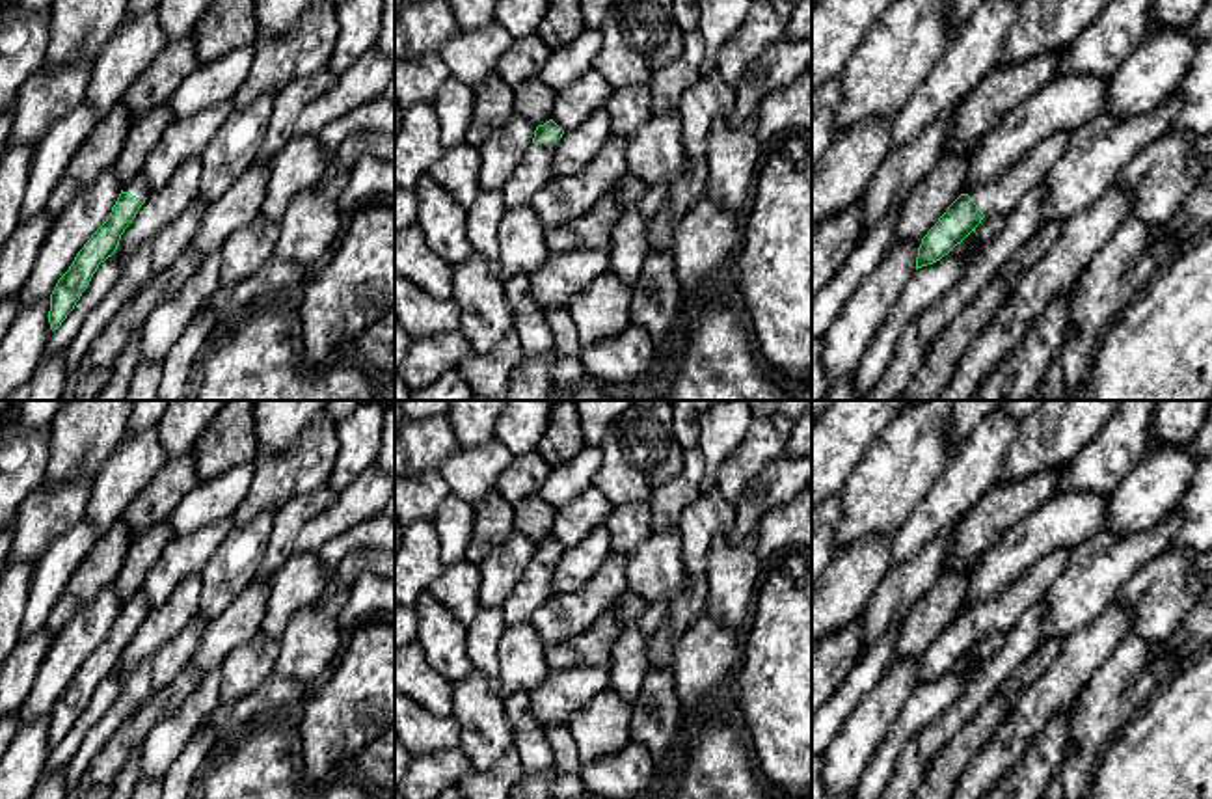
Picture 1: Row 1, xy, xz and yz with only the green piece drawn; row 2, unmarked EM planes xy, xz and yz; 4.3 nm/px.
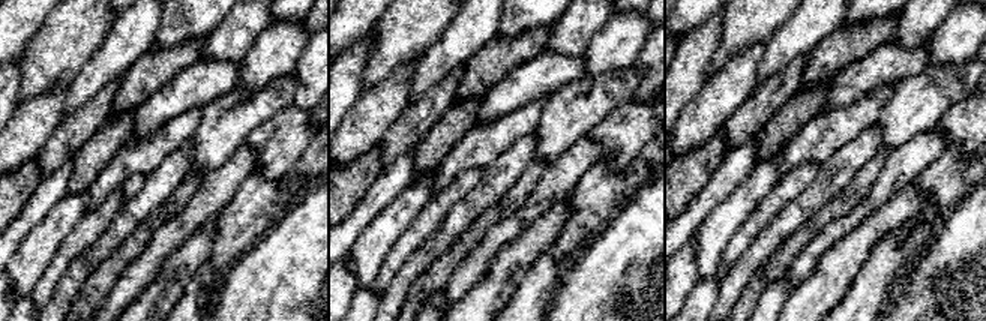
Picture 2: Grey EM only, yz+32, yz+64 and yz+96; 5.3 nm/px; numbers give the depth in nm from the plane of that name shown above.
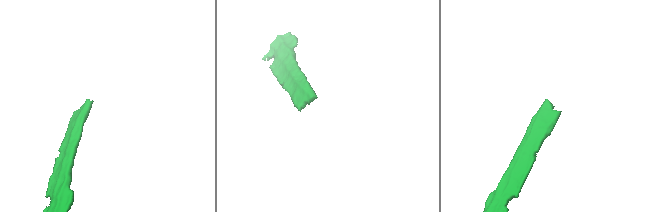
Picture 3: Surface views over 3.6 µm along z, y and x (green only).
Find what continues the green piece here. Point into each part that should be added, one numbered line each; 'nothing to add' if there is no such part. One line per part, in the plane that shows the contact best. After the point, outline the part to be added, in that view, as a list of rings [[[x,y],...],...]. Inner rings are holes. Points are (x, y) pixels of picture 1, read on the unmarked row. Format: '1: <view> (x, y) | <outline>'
1: xy (138, 604) | [[[143,587],[130,600],[123,602],[121,607],[130,609],[136,615],[149,615],[149,603]]]

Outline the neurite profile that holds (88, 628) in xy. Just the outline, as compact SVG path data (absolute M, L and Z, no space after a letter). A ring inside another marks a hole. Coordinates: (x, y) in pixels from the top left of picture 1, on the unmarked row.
M112 583L67 622L63 631L54 637L32 691L19 710L19 725L52 711L78 669L106 639L119 611L121 600Z

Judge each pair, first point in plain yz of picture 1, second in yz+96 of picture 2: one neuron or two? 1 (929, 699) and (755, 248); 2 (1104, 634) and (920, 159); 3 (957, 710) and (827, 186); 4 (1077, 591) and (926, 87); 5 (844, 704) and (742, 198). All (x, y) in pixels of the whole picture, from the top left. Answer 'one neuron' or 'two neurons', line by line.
1: two neurons
2: one neuron
3: one neuron
4: one neuron
5: two neurons

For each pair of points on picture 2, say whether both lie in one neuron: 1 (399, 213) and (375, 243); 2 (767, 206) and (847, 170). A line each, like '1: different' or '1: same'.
1: same
2: different

